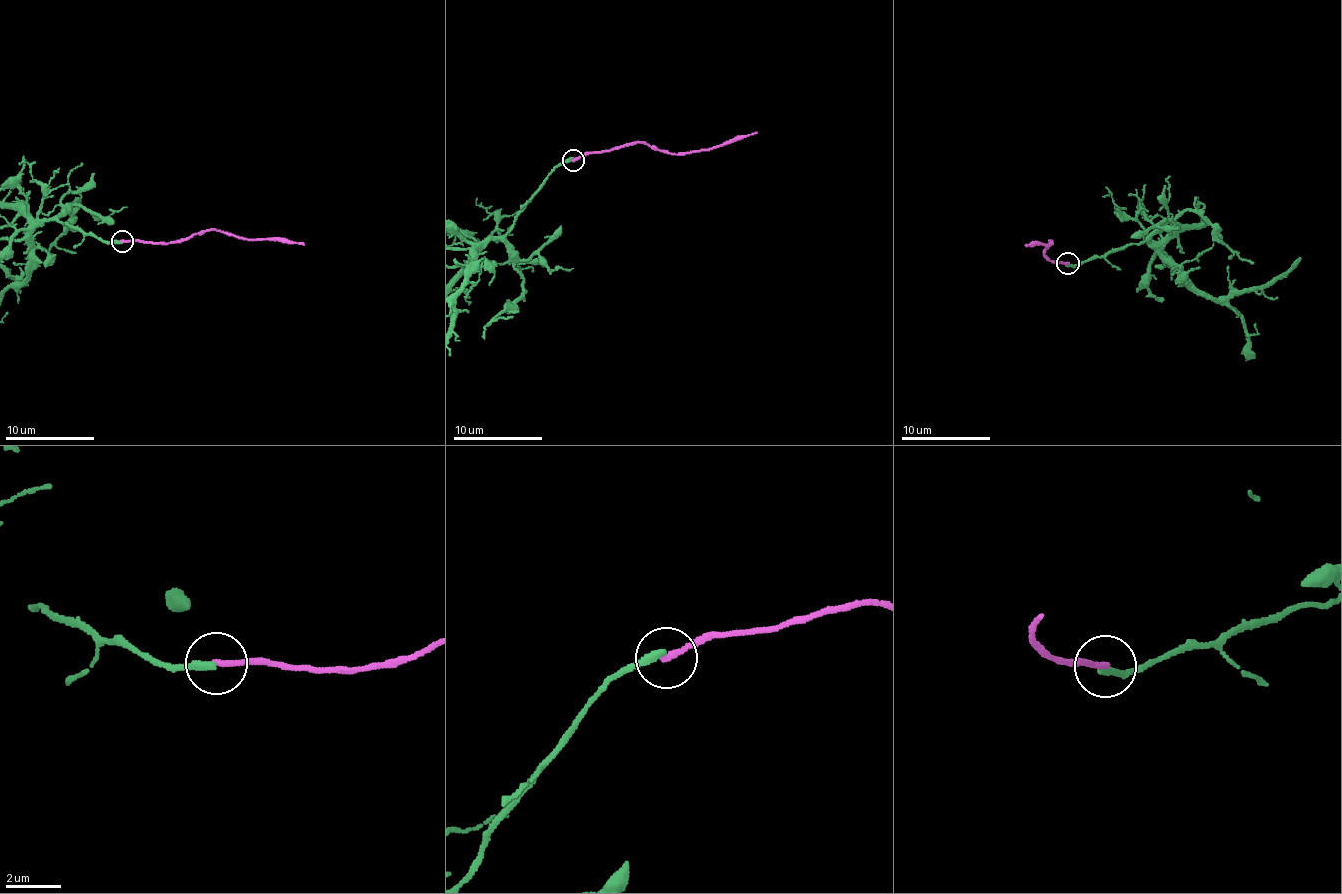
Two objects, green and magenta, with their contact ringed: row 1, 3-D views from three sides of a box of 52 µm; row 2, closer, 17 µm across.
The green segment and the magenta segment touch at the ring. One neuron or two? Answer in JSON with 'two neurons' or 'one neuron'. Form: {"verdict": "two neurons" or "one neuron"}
{"verdict": "two neurons"}

